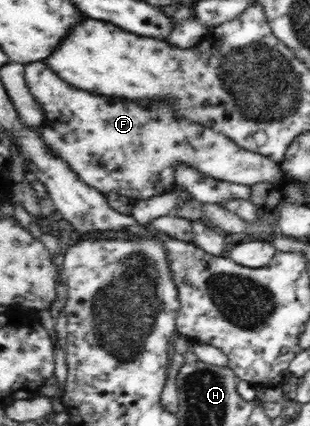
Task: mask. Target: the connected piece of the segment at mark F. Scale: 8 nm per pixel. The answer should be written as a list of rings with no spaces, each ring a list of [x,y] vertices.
[[[44,62],[25,65],[25,82],[43,111],[43,124],[38,130],[39,137],[45,143],[48,152],[66,162],[80,181],[100,193],[115,191],[134,201],[165,194],[176,186],[174,177],[176,165],[187,165],[215,180],[240,185],[252,185],[258,182],[277,184],[285,175],[281,164],[271,161],[260,153],[253,153],[238,146],[228,136],[202,124],[188,122],[184,118],[180,120],[172,98],[163,100],[160,98],[148,102],[148,100],[122,100],[122,97],[95,94],[67,84]]]

